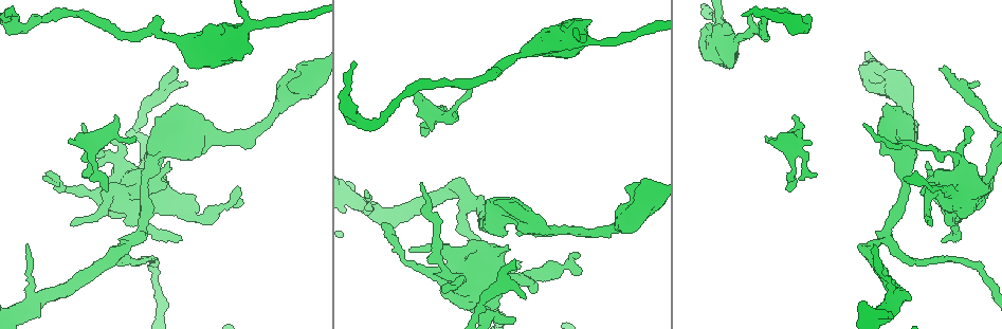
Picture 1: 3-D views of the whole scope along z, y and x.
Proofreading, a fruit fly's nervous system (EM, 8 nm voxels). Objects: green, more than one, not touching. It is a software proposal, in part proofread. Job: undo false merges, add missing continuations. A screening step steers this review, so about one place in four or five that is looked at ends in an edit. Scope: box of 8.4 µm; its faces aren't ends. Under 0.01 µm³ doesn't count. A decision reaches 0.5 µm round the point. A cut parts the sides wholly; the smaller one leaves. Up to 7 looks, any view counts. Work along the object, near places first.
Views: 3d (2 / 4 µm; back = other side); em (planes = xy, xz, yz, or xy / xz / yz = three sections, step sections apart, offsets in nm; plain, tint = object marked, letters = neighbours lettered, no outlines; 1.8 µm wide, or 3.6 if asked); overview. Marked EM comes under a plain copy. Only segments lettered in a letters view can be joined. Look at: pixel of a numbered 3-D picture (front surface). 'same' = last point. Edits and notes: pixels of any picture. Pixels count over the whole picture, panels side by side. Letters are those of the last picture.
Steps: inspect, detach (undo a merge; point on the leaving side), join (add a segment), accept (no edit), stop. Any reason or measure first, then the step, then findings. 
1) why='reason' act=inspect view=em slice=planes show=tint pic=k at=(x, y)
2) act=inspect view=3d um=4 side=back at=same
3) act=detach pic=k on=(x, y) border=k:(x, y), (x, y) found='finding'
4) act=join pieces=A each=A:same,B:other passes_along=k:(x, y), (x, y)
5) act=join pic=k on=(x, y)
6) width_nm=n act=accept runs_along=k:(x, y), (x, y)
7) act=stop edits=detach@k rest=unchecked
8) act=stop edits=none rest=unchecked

why='branch stops here' act=inspect view=em slice=planes show=letters pic=1 at=(941, 70)

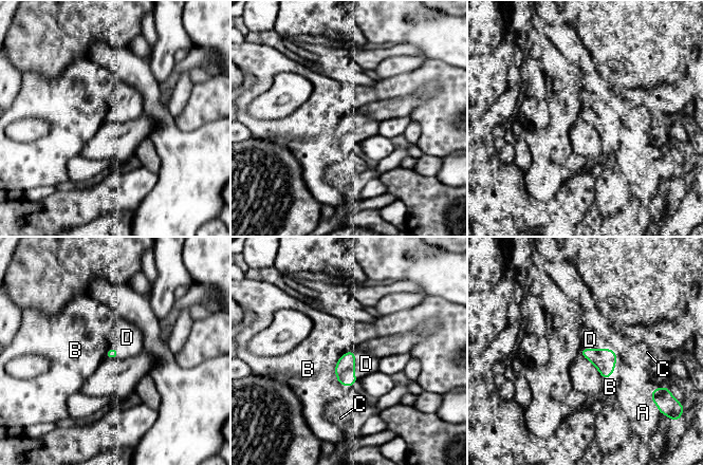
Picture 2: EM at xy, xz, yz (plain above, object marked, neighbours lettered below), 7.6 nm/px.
act=join pieces=D each=A:other,B:other,C:other,D:same found='it goes on there'

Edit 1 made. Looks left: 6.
act=inspect view=overview

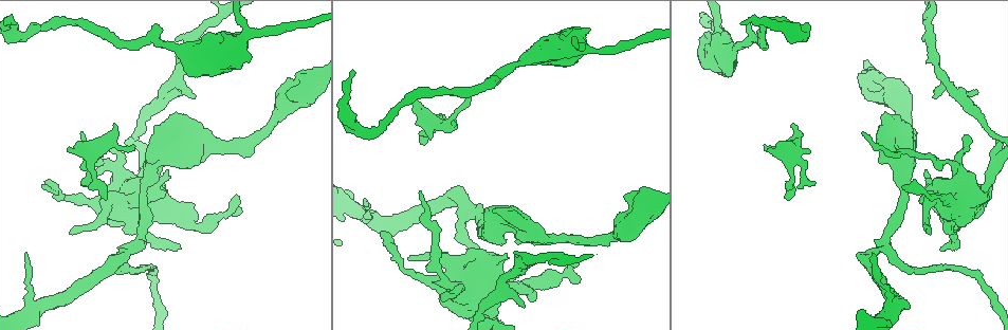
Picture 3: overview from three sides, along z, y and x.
why='calibre changes' act=inspect view=3d um=4 side=back pic=3 at=(168, 211)

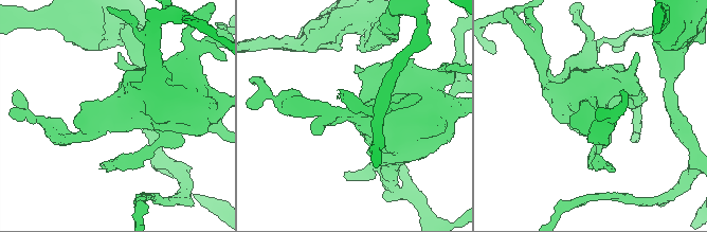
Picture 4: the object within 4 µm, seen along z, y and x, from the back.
act=inspect view=em um=3.6 slice=planes show=letters pic=4 at=(356, 114)

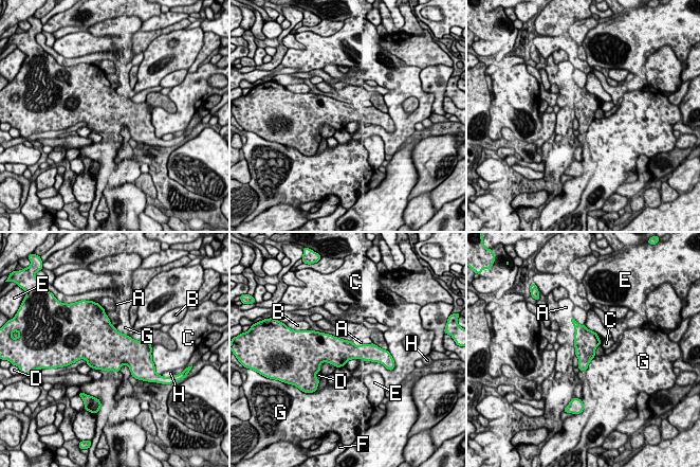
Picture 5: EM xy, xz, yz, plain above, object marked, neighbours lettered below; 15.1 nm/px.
width_nm=360 longest_contact=A:320nm act=accept each=A:other,B:other,C:other,D:other,E:other,F:other,G:other,H:other found='continuous, no second neuron'

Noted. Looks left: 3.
why='tapers out' act=inspect view=3d um=2 pic=3 at=(382, 234)

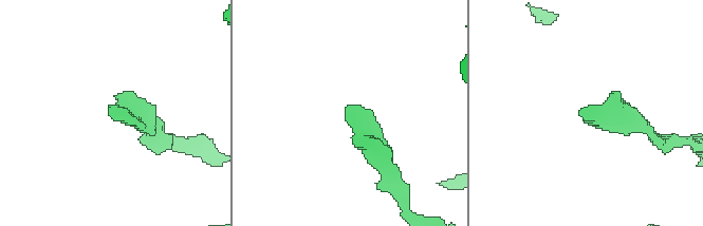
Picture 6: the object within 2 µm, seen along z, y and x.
why='shape alone is not enough' act=inspect view=em slice=planes show=letters pic=6 at=(347, 110)

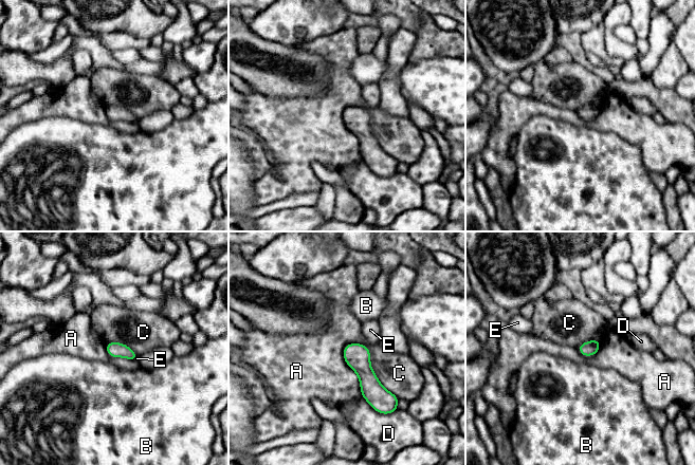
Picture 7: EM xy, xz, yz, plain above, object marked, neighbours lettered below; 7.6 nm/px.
width_nm=110 act=accept each=A:other,B:other,C:other,D:other,E:other border=7:(349, 342), (343, 358), (363, 397) found='no lettered segment goes on from it'

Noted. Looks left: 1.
act=stop edits=join@2 rest=unchecked

